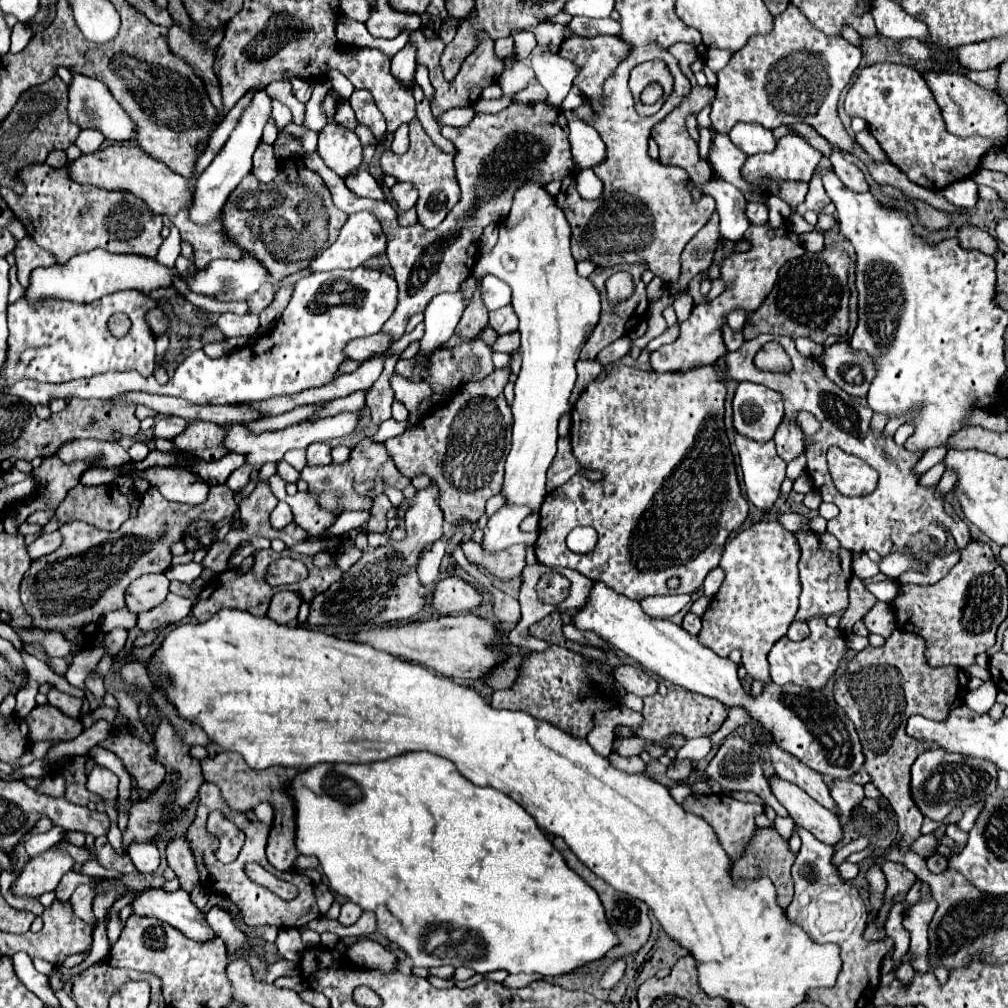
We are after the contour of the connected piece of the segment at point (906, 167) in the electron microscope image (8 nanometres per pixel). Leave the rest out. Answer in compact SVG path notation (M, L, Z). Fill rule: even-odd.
M876 63L870 67L864 67L858 71L852 87L846 93L844 99L844 109L846 113L854 113L862 117L868 123L870 133L878 141L878 145L884 149L888 159L900 167L906 177L926 189L942 191L954 181L968 179L974 171L980 169L980 161L986 153L990 153L996 147L996 141L988 141L984 137L956 137L946 131L940 107L928 89L927 83L924 83L922 75L914 67L908 65L896 65L896 63Z

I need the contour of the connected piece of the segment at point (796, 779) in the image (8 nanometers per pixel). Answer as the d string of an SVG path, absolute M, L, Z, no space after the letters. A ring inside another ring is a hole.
M774 743L768 745L768 753L770 753L770 757L772 757L776 775L778 775L780 779L798 785L798 787L804 789L814 801L818 801L820 805L824 805L826 809L830 809L832 813L838 815L836 801L830 797L828 785L824 783L824 779L822 779L820 773L816 773L816 771L812 771L810 767L806 767L804 763L796 761L796 757L788 755L786 751L782 751L782 749L780 749L778 745L774 745Z

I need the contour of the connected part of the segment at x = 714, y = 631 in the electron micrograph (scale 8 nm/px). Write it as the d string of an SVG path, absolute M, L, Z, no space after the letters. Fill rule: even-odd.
M760 521L728 539L720 567L726 577L722 587L712 597L706 613L702 615L702 631L698 641L710 647L720 657L730 651L742 651L742 665L748 675L770 683L768 651L782 639L798 611L800 579L798 579L800 545L796 537L786 531L778 521Z

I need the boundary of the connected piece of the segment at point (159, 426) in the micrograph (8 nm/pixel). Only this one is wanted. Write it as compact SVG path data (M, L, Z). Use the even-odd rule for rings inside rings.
M162 417L154 425L154 435L164 439L174 439L184 429L186 429L186 421L182 417Z

